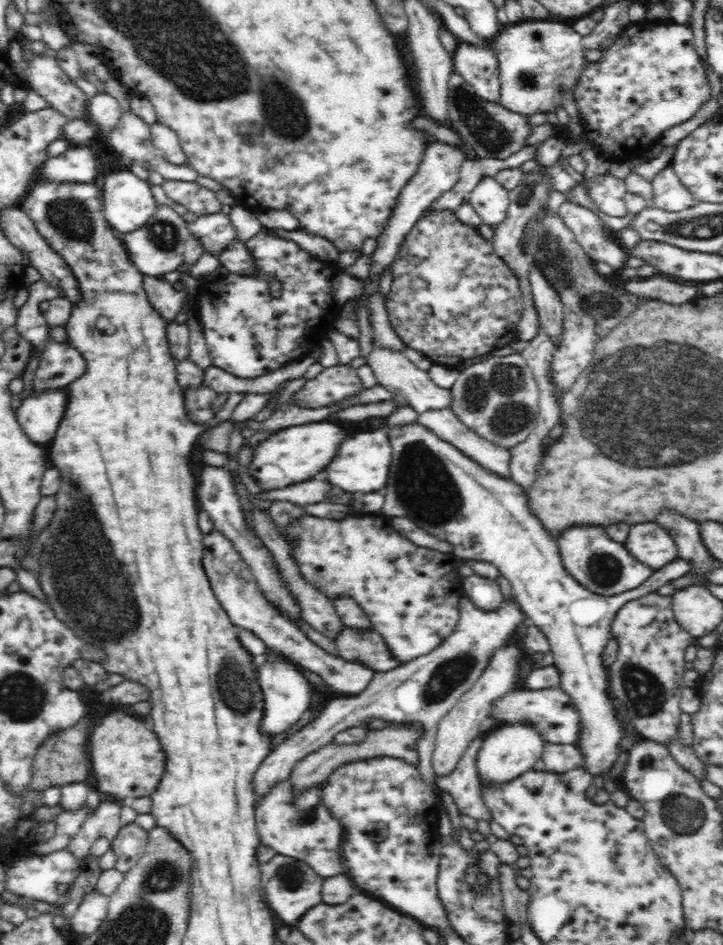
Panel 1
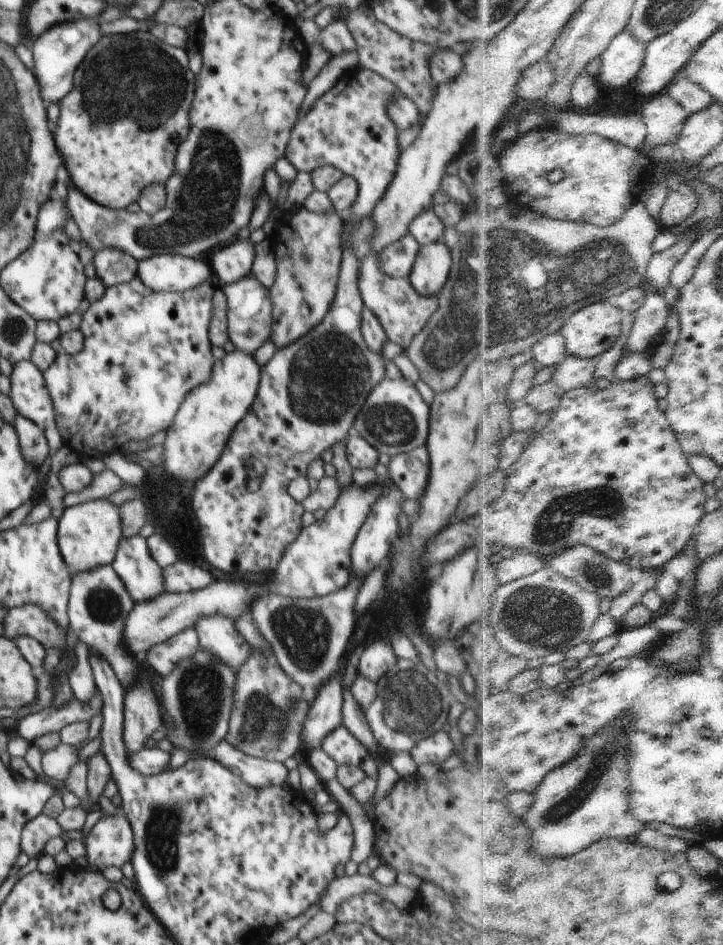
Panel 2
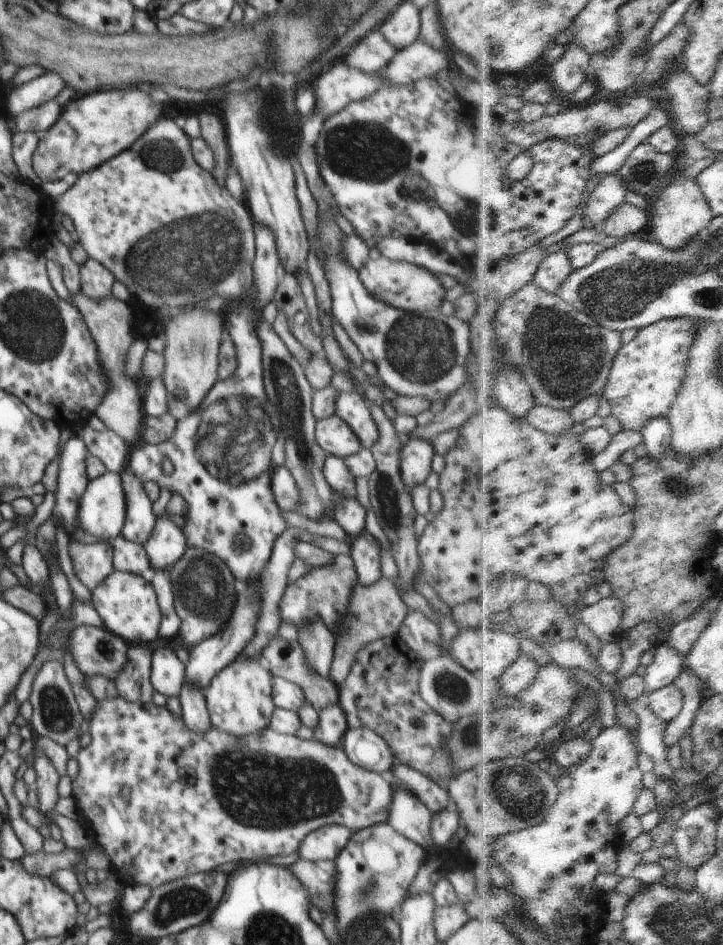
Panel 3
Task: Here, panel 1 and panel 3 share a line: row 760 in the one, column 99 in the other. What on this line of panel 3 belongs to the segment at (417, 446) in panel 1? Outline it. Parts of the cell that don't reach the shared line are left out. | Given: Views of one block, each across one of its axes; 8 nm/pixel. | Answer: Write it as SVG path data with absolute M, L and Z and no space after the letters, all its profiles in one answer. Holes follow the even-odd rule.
M112 571L93 590L91 603L101 616L104 627L128 644L146 644L159 638L161 610L150 581L136 573Z

